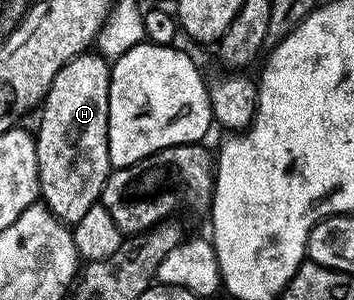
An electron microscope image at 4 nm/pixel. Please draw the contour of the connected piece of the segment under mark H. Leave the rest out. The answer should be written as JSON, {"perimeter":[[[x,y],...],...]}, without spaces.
{"perimeter":[[[83,52],[68,60],[52,80],[45,98],[40,103],[42,119],[36,129],[36,160],[38,188],[41,201],[61,222],[75,224],[93,205],[100,202],[102,189],[111,172],[108,152],[108,100],[110,99],[110,67],[102,54]]]}

